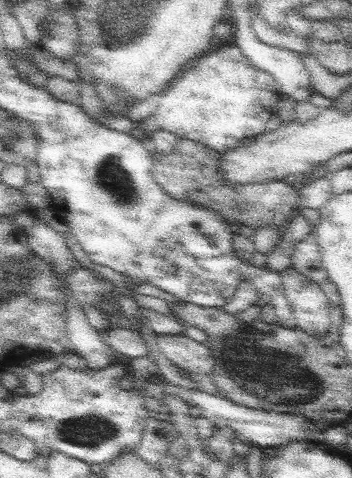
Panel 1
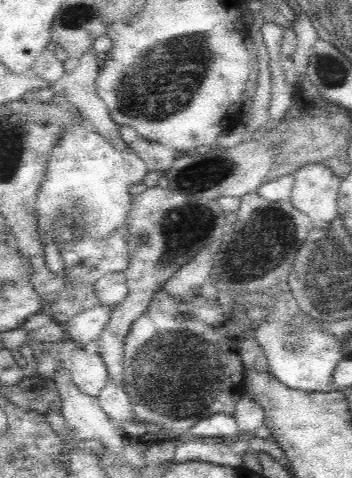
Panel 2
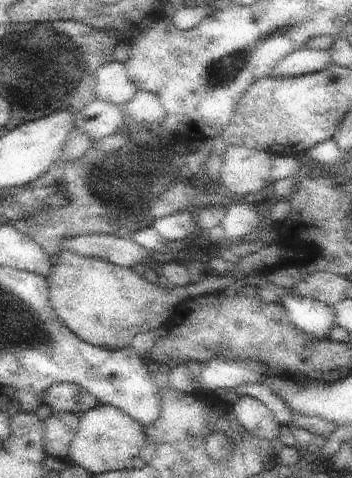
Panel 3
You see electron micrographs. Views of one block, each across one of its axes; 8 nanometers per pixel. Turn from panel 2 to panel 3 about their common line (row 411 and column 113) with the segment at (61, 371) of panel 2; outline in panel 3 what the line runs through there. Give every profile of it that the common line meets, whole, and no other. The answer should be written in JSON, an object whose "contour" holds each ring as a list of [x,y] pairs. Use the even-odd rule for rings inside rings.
{"contour":[[[107,62],[97,70],[97,96],[99,100],[125,106],[137,94],[137,86],[129,80],[121,62]]]}

